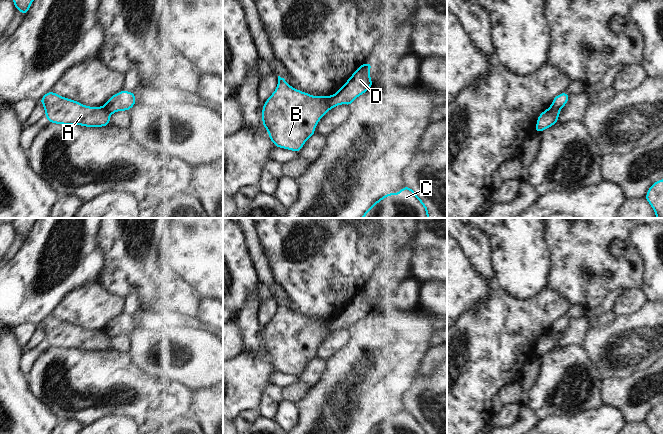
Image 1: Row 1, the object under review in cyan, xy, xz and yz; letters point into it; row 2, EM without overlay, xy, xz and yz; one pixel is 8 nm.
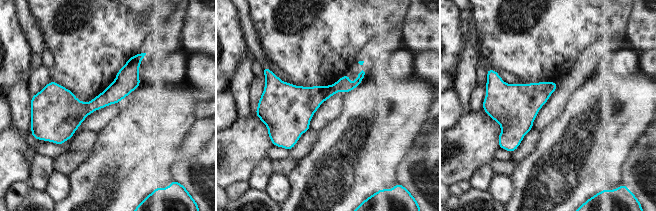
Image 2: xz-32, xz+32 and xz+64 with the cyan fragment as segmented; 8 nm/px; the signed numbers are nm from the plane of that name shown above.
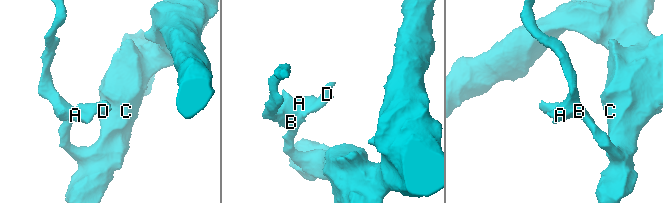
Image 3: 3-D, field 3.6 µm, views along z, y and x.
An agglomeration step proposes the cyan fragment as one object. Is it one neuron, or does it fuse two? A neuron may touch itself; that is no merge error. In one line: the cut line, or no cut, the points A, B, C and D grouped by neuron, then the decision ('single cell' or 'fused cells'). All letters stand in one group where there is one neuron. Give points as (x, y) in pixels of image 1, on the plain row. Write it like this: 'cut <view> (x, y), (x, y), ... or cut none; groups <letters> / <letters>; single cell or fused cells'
cut xz (330, 320), (325, 336); groups A B C / D; fused cells

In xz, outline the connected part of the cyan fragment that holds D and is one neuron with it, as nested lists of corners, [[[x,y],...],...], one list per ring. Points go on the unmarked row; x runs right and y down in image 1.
[[[372,286],[359,290],[345,308],[335,318],[330,320],[326,337],[341,328],[351,330],[356,322],[366,317],[373,310],[370,300],[371,291]]]

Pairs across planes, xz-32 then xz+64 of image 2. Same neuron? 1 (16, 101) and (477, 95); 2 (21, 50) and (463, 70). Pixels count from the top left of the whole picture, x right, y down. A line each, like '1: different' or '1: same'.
1: different
2: different

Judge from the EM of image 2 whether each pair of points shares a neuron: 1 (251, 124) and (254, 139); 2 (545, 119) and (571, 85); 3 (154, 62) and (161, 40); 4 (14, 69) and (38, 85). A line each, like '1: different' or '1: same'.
1: same
2: same
3: different
4: different

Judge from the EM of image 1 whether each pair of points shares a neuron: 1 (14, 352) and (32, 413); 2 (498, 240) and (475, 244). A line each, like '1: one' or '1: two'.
1: one
2: two

